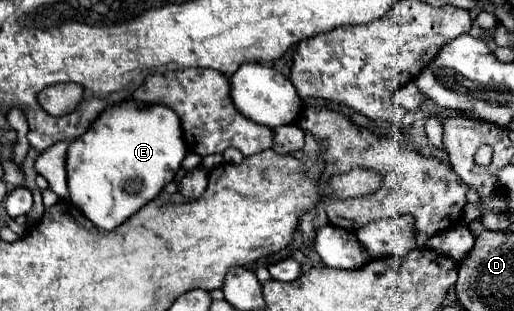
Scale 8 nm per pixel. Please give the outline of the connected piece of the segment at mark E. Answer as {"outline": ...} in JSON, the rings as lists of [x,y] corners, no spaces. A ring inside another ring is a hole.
{"outline":[[[129,101],[105,113],[85,135],[71,143],[67,151],[67,185],[71,201],[85,217],[95,227],[111,231],[175,179],[187,147],[181,135],[181,121],[169,107],[139,107]]]}

